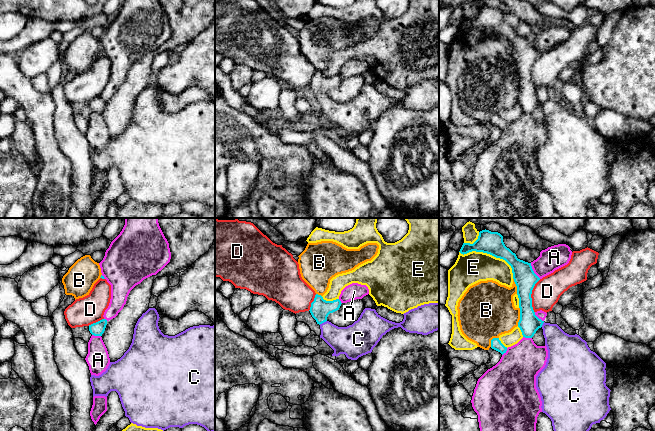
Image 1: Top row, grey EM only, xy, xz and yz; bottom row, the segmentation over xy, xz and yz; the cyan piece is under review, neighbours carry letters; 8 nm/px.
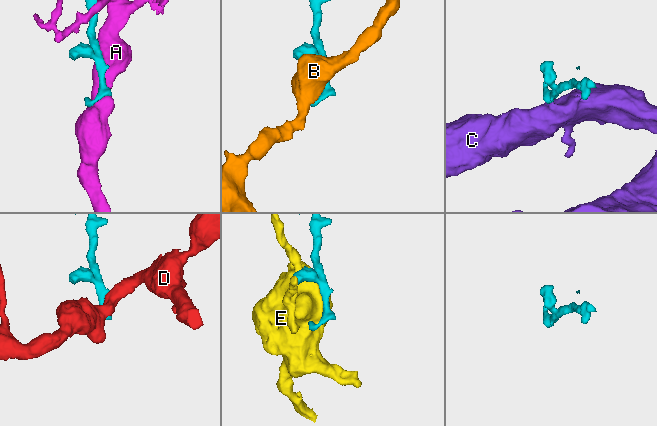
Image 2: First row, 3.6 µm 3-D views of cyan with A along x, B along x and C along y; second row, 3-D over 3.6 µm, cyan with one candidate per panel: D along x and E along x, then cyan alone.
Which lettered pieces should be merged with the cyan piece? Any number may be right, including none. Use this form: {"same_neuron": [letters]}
{"same_neuron": ["C"]}

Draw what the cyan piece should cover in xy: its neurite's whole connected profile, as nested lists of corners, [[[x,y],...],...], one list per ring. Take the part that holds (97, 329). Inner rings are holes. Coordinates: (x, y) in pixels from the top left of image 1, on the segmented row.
[[[102,319],[96,323],[89,325],[89,331],[94,336],[102,336],[107,325],[107,320]]]

